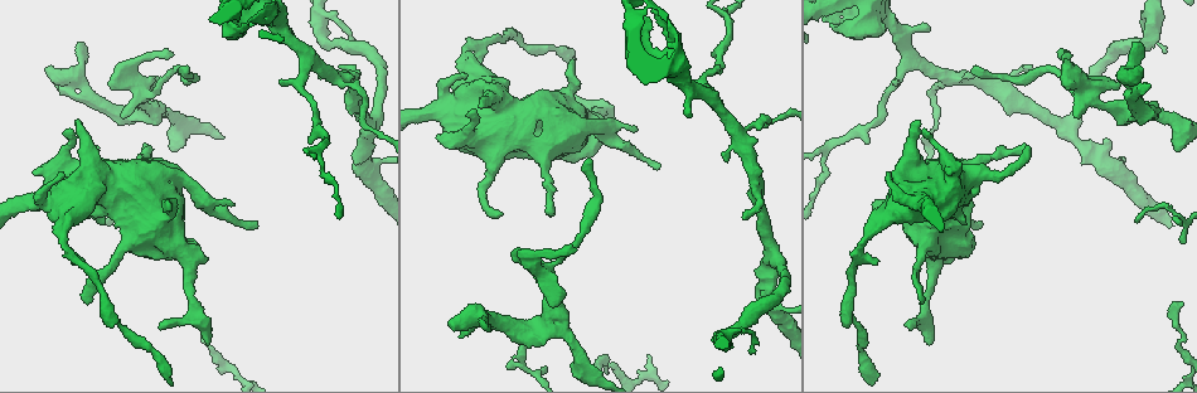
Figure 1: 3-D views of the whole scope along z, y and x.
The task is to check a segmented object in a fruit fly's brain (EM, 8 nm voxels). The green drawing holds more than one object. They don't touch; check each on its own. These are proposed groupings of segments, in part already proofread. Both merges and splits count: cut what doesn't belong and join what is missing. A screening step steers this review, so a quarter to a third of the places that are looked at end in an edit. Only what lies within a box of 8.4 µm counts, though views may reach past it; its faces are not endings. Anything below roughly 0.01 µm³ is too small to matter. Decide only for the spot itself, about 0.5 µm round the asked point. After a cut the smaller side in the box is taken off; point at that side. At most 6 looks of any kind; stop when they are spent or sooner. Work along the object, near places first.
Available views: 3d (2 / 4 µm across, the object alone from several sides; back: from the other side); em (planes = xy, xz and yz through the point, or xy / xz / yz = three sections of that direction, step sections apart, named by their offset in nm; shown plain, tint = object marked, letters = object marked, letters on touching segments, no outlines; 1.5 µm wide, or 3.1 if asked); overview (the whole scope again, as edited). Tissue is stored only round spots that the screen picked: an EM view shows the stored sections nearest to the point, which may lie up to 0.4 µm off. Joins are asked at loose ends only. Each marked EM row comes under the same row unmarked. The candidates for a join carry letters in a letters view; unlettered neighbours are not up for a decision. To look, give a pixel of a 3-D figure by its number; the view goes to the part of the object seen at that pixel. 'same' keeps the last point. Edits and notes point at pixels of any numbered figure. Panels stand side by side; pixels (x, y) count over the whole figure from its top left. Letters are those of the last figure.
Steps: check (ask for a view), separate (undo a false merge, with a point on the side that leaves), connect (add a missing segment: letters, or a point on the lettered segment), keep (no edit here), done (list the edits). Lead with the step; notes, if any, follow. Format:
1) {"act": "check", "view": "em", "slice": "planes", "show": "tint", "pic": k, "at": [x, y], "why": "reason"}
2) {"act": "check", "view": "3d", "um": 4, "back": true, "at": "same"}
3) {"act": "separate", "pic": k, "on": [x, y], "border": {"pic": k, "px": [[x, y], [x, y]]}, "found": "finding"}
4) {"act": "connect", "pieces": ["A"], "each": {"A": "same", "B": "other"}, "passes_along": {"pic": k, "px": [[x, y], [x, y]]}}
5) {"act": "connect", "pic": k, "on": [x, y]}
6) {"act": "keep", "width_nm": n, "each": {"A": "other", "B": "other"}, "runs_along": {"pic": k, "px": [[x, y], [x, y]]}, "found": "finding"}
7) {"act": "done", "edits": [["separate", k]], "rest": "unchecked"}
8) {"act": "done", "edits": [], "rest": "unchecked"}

{"act": "check", "view": "em", "slice": "planes", "show": "letters", "pic": 1, "at": [745, 219], "why": "an open end"}

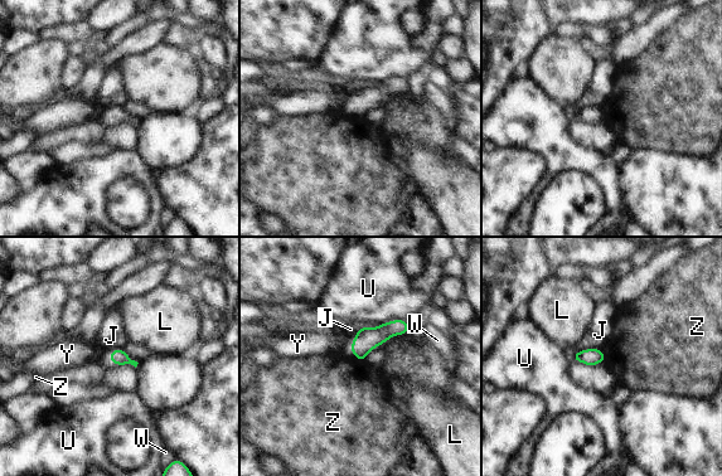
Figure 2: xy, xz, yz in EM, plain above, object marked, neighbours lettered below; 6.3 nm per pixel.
{"act": "keep", "width_nm": 100, "each": {"J": "other", "L": "other", "U": "other", "W": "other", "Y": "other", "Z": "other"}, "border": {"pic": 2, "px": [[349, 349], [355, 356], [364, 360]]}, "found": "none of them fits"}

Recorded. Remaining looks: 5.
{"act": "check", "view": "3d", "um": 4, "pic": 1, "at": [1136, 71]}

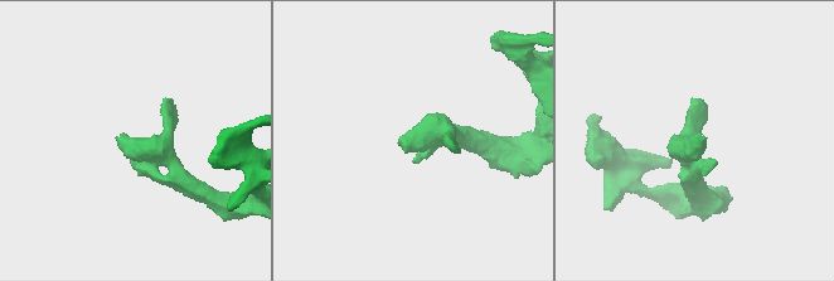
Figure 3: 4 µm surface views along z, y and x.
{"act": "check", "view": "em", "slice": "xz", "step": 4, "show": "letters", "pic": 3, "at": [401, 138], "why": "now the EM"}

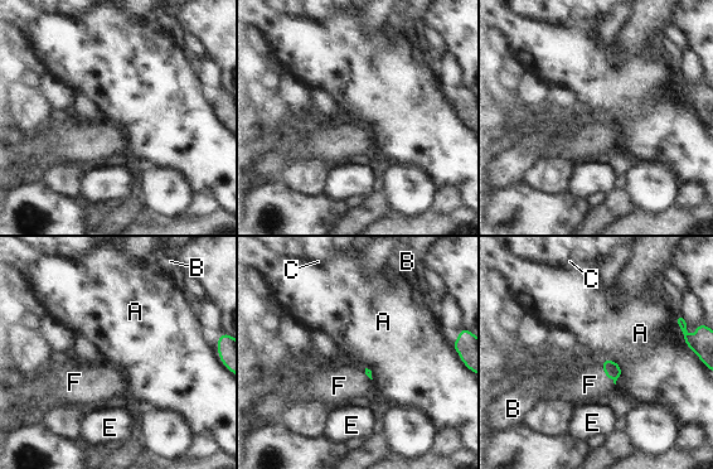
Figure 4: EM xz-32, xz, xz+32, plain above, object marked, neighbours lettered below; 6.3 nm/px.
{"act": "check", "view": "em", "slice": "planes", "show": "letters", "at": "same", "why": "cut it another way"}

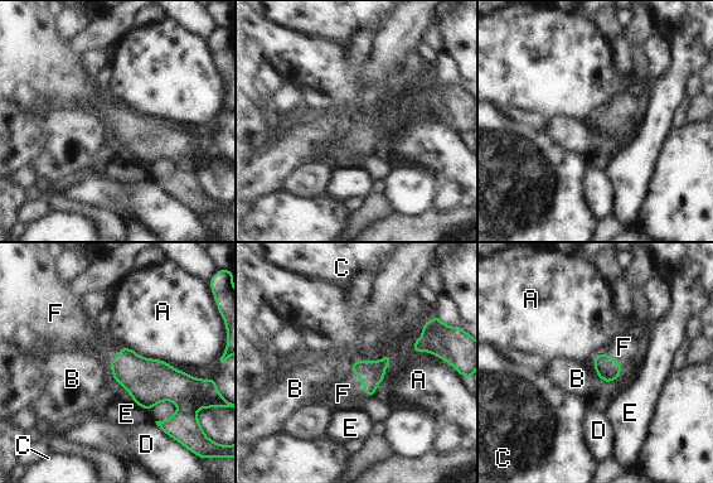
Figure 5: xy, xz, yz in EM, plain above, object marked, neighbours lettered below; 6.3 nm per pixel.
{"act": "connect", "pieces": ["F"], "each": {"A": "other", "B": "other", "C": "other", "D": "other", "E": "other", "F": "same"}, "passes_along": {"pic": 5, "px": [[370, 373], [362, 382], [343, 394]]}, "found": "it goes on there"}

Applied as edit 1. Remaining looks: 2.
{"act": "done", "edits": [["connect", 5]], "rest": "unchecked"}

